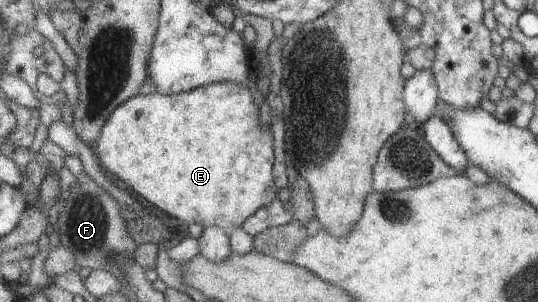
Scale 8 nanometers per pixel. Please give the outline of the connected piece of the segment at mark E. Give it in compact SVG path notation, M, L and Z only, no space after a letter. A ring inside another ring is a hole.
M231 82L212 83L177 94L142 94L112 110L92 145L99 166L123 183L135 198L148 202L183 224L215 226L228 232L275 199L273 140L259 126L259 107L248 88Z

